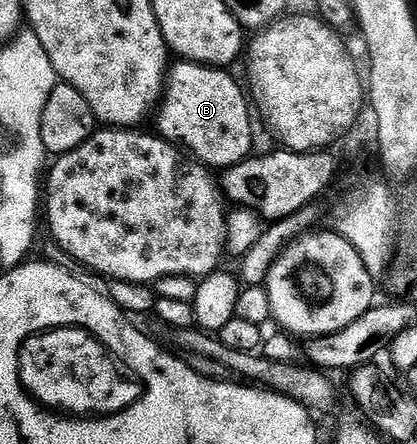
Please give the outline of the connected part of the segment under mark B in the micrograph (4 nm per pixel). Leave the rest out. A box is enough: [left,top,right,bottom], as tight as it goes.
[159,62,253,170]

